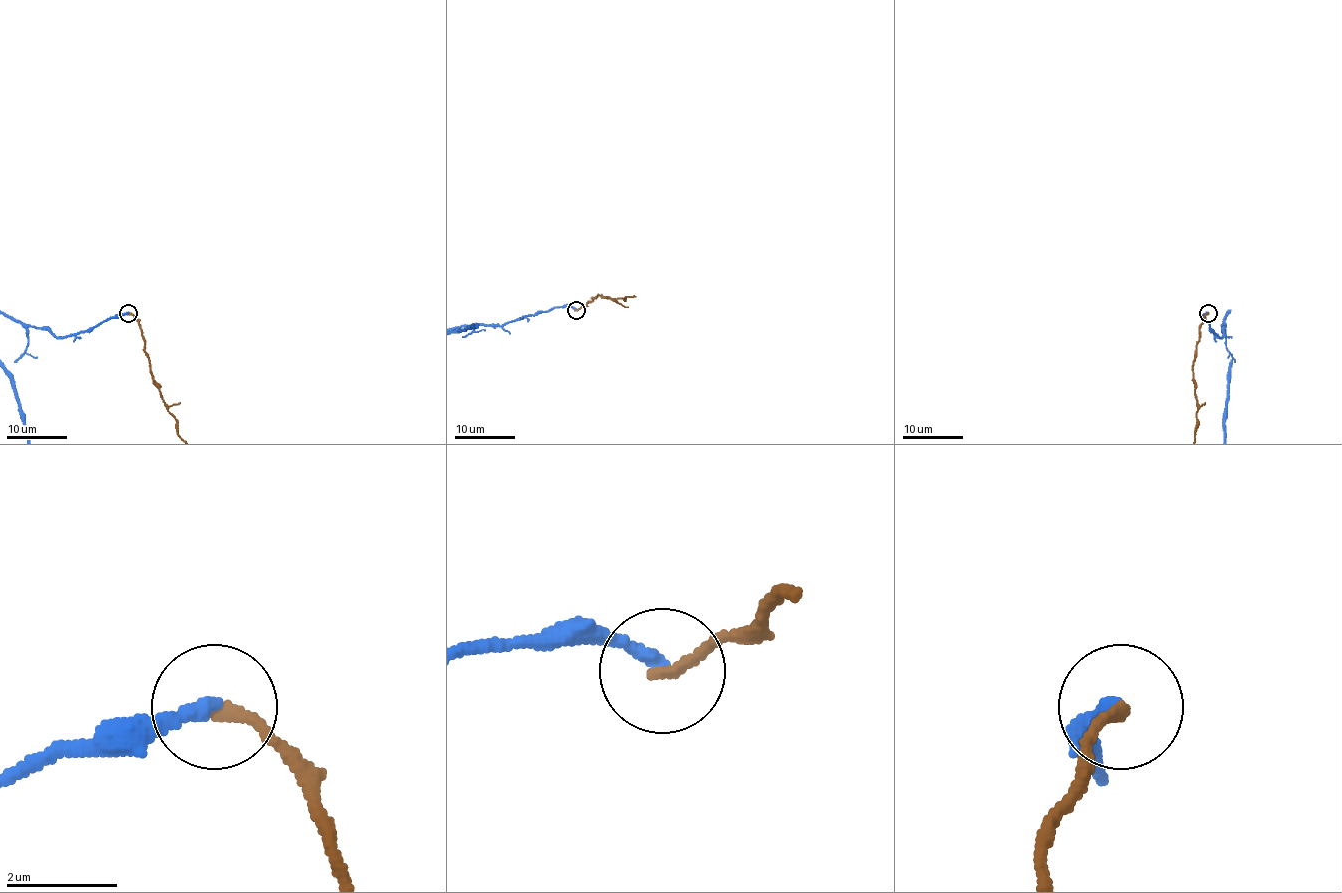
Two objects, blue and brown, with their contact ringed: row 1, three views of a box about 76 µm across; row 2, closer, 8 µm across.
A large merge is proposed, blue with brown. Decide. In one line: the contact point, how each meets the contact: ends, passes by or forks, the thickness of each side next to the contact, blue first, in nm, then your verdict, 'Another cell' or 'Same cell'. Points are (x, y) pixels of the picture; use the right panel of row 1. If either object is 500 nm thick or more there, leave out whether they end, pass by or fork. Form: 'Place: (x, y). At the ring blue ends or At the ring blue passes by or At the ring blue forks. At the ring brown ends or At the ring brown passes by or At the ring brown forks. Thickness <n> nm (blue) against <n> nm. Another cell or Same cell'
Place: (1208, 313). At the ring blue ends. At the ring brown ends. Thickness 240 nm (blue) against 240 nm. Another cell

